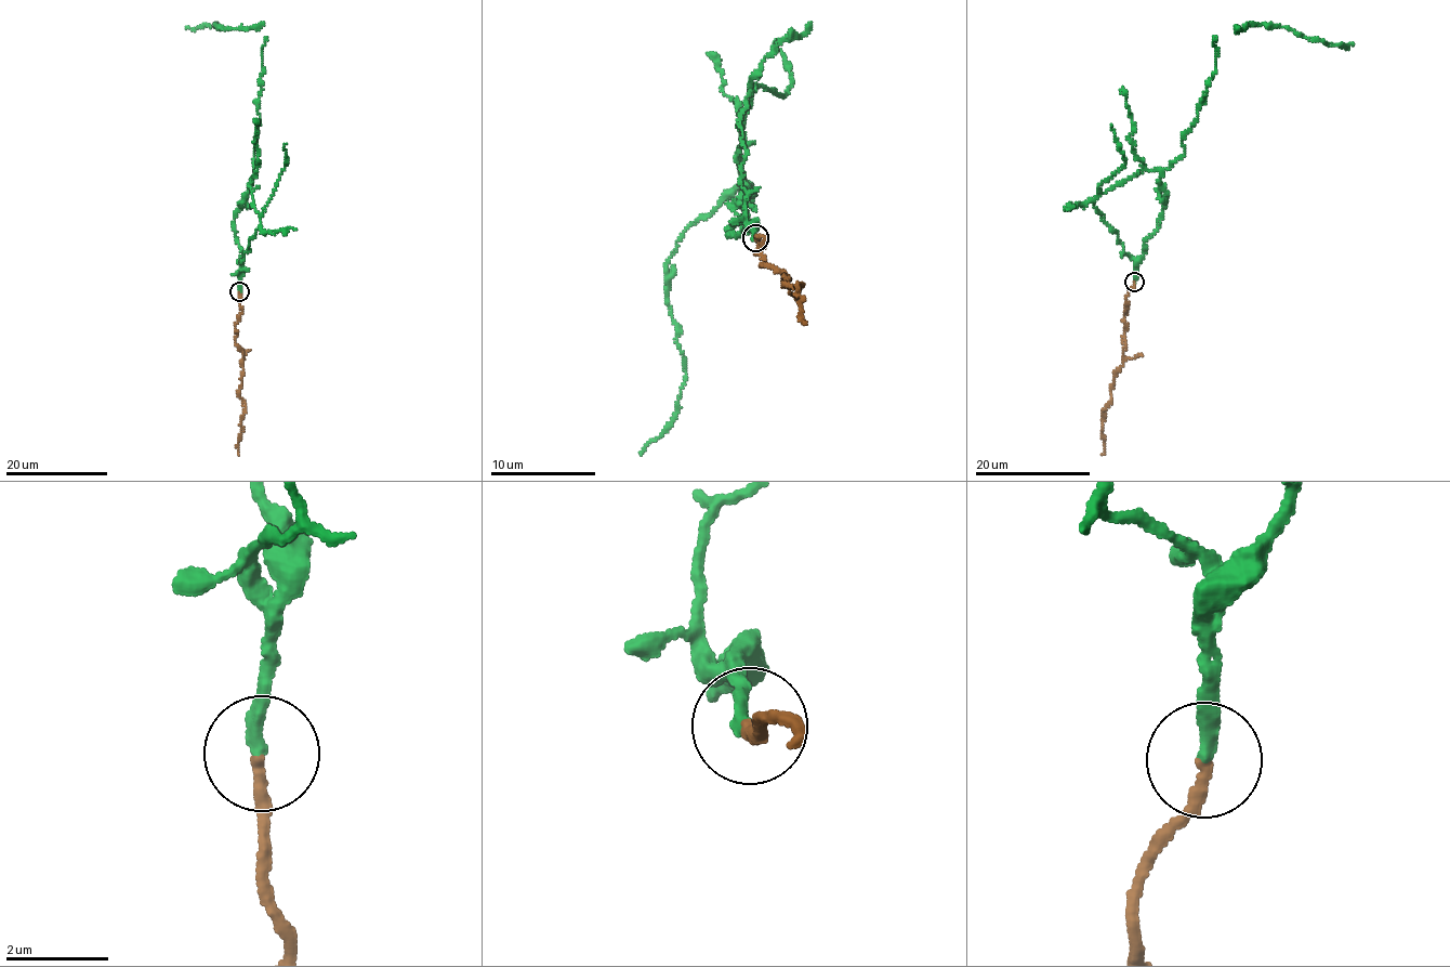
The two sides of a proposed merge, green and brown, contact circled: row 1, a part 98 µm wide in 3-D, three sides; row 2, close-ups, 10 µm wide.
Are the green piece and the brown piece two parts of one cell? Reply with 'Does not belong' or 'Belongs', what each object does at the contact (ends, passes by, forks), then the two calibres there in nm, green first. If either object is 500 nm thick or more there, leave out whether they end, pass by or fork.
Does not belong. At the ring green ends. At the ring brown ends. Thickness 280 nm (green) against 240 nm

